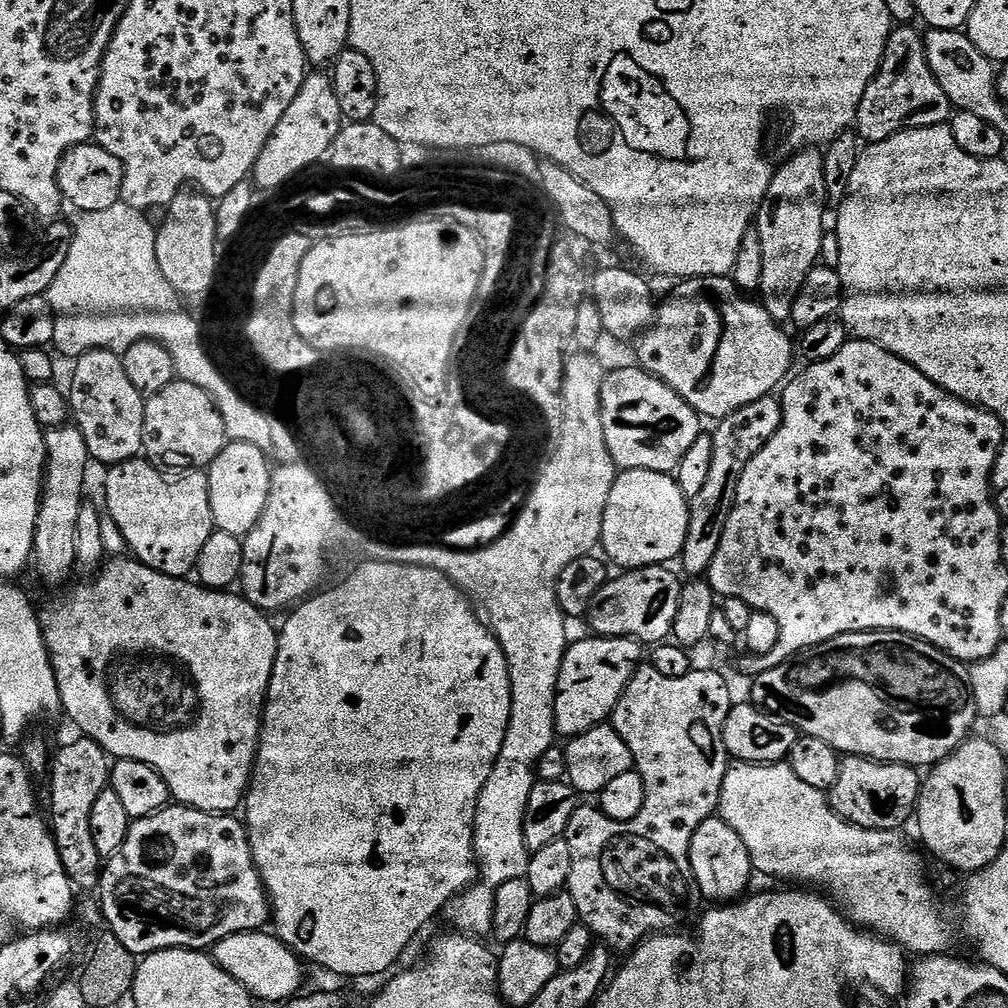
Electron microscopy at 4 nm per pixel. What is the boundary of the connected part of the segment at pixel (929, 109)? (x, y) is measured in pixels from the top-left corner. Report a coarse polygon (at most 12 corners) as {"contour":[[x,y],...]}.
{"contour":[[893,31],[854,128],[869,145],[954,109],[923,35]]}

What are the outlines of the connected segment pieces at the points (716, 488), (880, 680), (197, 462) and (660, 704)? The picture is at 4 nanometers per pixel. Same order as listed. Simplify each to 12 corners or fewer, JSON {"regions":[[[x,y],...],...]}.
{"regions":[[[775,395],[724,417],[678,557],[700,578],[718,554],[750,458],[784,413]],[[842,634],[751,677],[841,754],[935,766],[978,720],[969,669]],[[177,379],[144,406],[144,452],[207,469],[224,449],[207,393]],[[720,672],[630,678],[610,724],[638,818],[577,807],[579,923],[627,954],[702,904],[730,767]]]}

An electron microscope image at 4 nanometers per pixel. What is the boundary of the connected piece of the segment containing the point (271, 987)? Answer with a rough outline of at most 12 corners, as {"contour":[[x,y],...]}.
{"contour":[[268,930],[230,934],[210,955],[257,1001],[291,1001],[300,957]]}

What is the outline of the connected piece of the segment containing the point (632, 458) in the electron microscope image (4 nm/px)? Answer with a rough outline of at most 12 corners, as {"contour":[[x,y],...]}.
{"contour":[[639,366],[608,372],[617,469],[675,473],[701,417]]}

